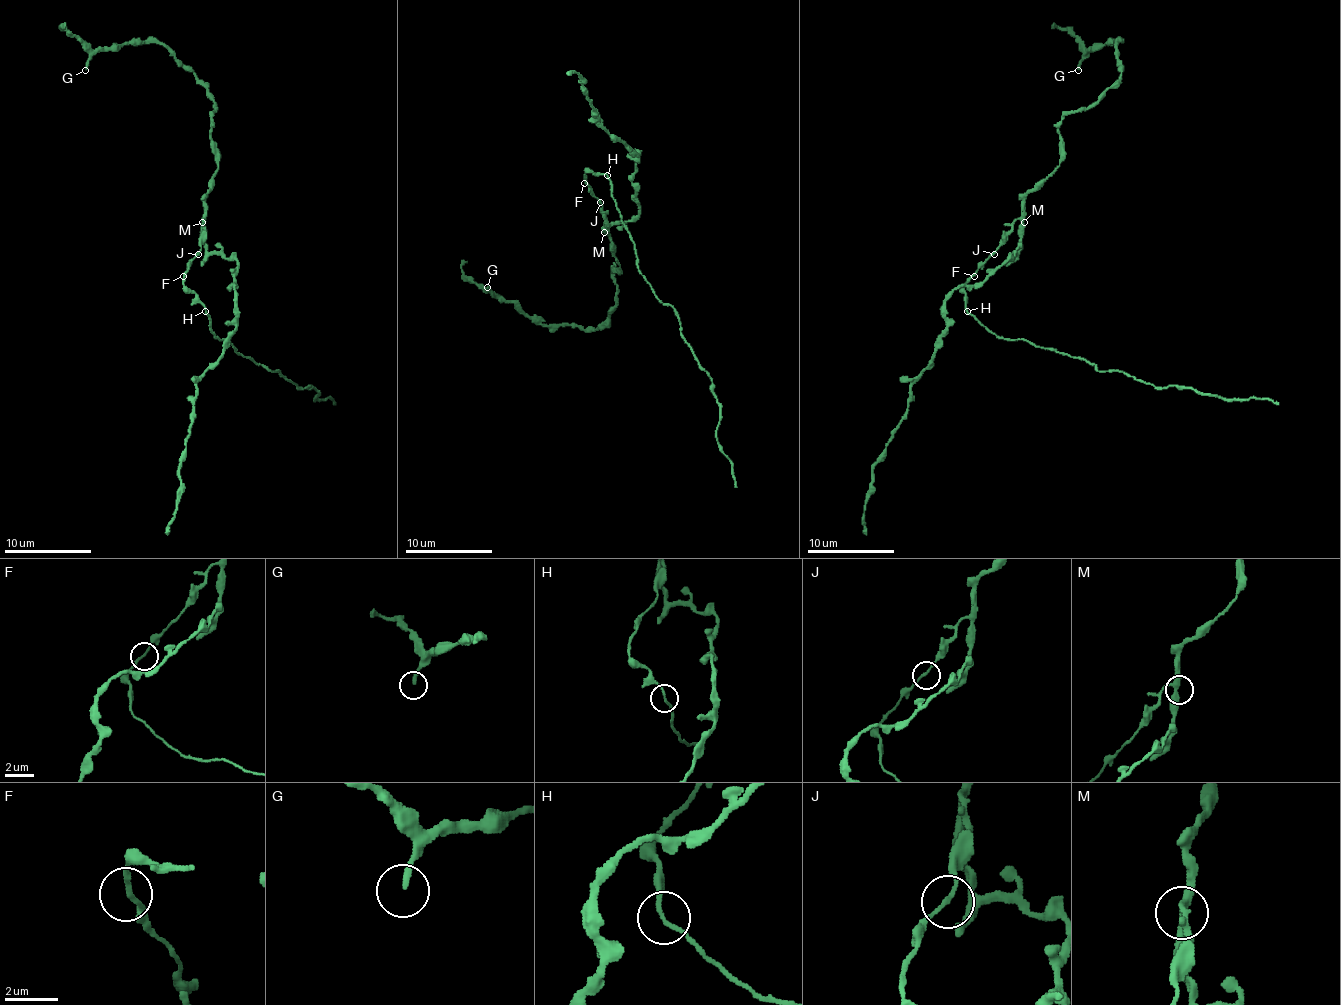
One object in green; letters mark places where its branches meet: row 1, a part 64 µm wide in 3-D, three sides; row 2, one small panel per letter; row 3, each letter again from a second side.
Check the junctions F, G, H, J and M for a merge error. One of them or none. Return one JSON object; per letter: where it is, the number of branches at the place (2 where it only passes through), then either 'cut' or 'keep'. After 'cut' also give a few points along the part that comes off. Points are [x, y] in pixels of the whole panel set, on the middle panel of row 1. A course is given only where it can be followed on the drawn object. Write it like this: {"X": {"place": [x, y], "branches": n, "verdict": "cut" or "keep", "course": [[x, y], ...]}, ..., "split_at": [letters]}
{"F": {"place": [584, 183], "branches": 2, "verdict": "keep"}, "G": {"place": [487, 287], "branches": 1, "verdict": "keep"}, "H": {"place": [607, 175], "branches": 2, "verdict": "cut", "course": [[606, 176], [639, 271], [673, 308], [708, 376], [719, 406], [717, 443], [736, 486]]}, "J": {"place": [600, 202], "branches": 2, "verdict": "keep"}, "M": {"place": [604, 232], "branches": 3, "verdict": "keep"}, "split_at": ["H"]}

